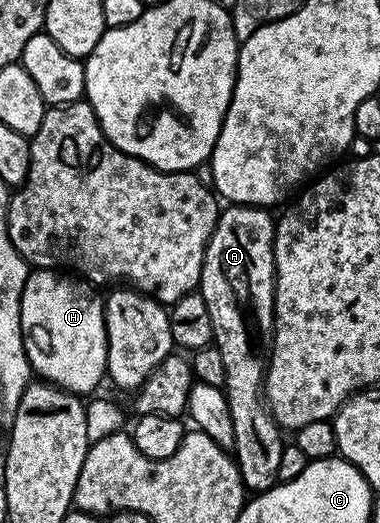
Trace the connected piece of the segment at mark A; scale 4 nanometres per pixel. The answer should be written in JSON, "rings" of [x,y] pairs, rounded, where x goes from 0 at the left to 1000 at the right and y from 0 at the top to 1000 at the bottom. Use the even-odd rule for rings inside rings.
{"rings":[[[611,390],[589,396],[566,426],[555,459],[545,465],[521,556],[550,585],[550,608],[561,608],[561,658],[582,669],[592,692],[592,730],[603,792],[613,792],[618,889],[653,943],[705,941],[724,931],[739,899],[739,860],[747,828],[713,797],[697,771],[692,730],[703,725],[703,692],[724,646],[724,424],[726,415],[700,398],[668,398],[661,390]]]}

